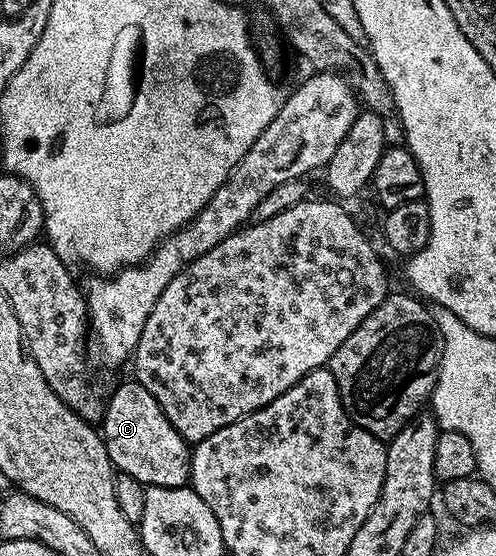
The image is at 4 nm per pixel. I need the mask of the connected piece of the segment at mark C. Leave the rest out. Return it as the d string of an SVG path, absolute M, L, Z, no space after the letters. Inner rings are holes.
M128 380L128 384L121 385L105 400L101 435L111 464L145 486L184 487L191 479L192 449L188 441L183 440L169 418L165 418L157 398L153 398L153 394L149 394L149 390L145 390L138 380Z

